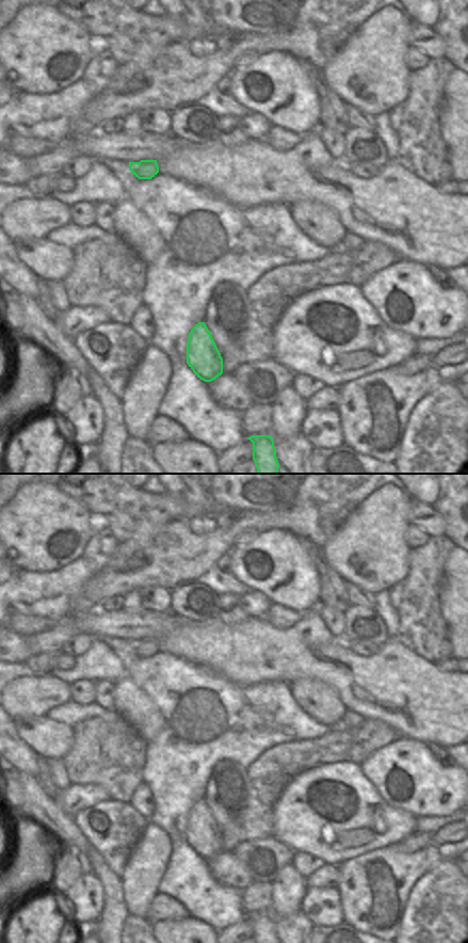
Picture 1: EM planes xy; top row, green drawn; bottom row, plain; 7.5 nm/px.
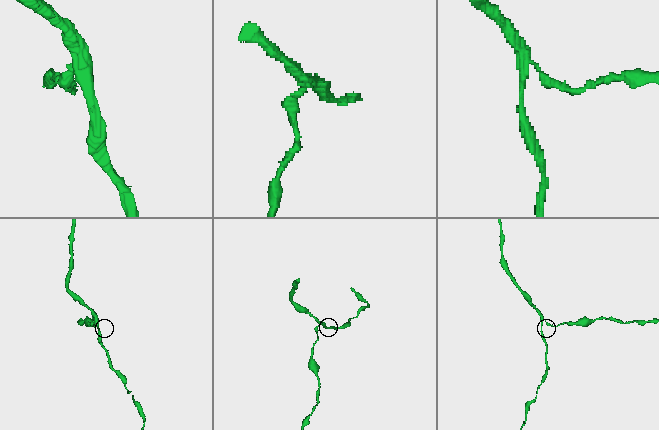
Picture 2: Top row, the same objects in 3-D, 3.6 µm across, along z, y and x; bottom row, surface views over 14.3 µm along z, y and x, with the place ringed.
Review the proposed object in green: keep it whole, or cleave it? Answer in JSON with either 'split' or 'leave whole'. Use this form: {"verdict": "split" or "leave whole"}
{"verdict": "split"}

